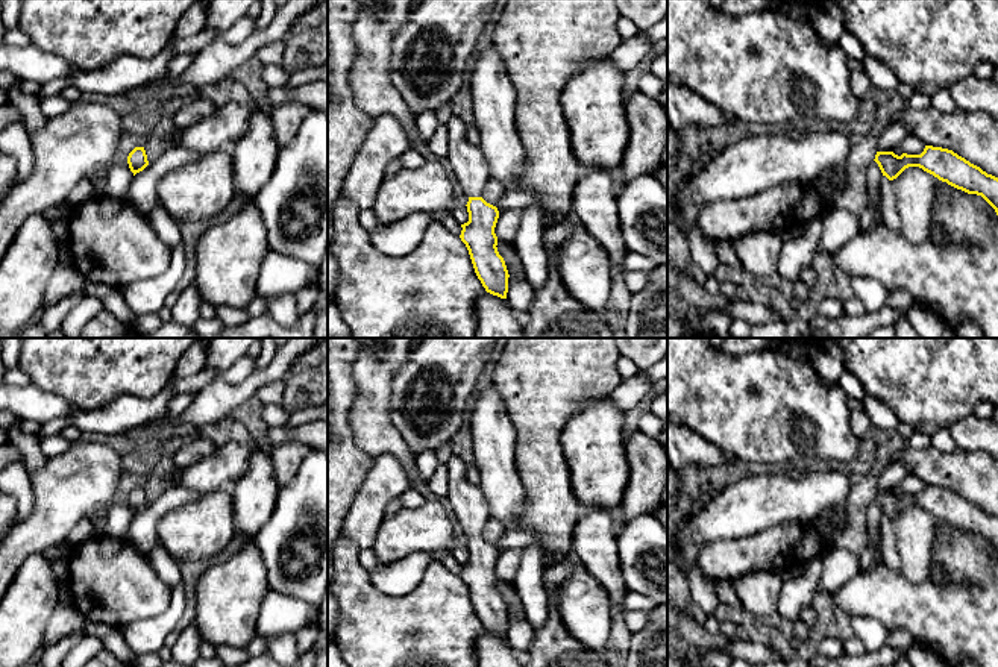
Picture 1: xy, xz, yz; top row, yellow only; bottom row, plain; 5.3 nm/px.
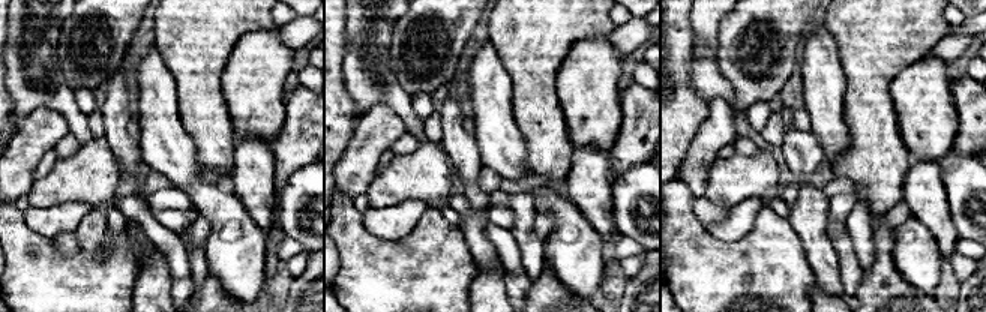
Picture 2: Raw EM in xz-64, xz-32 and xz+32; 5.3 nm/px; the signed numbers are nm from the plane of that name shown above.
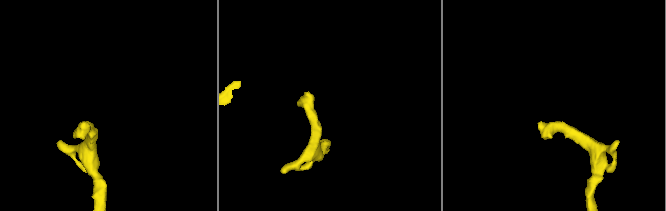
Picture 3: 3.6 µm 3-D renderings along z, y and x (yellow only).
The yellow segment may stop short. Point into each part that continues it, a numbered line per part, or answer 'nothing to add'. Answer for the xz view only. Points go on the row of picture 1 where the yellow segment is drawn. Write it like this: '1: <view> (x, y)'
1: xz (467, 162)

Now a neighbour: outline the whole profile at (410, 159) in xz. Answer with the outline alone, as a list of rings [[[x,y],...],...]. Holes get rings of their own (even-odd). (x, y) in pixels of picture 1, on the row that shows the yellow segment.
[[[408,149],[400,158],[399,162],[402,165],[402,168],[406,170],[414,170],[414,168],[420,168],[425,165],[426,159],[425,156],[413,149]]]

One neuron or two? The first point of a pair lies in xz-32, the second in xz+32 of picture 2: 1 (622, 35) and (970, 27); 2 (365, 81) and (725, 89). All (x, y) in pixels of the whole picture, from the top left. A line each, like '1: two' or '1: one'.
1: two
2: one

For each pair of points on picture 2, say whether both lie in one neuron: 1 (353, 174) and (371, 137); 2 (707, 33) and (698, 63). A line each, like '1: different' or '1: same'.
1: same
2: same

